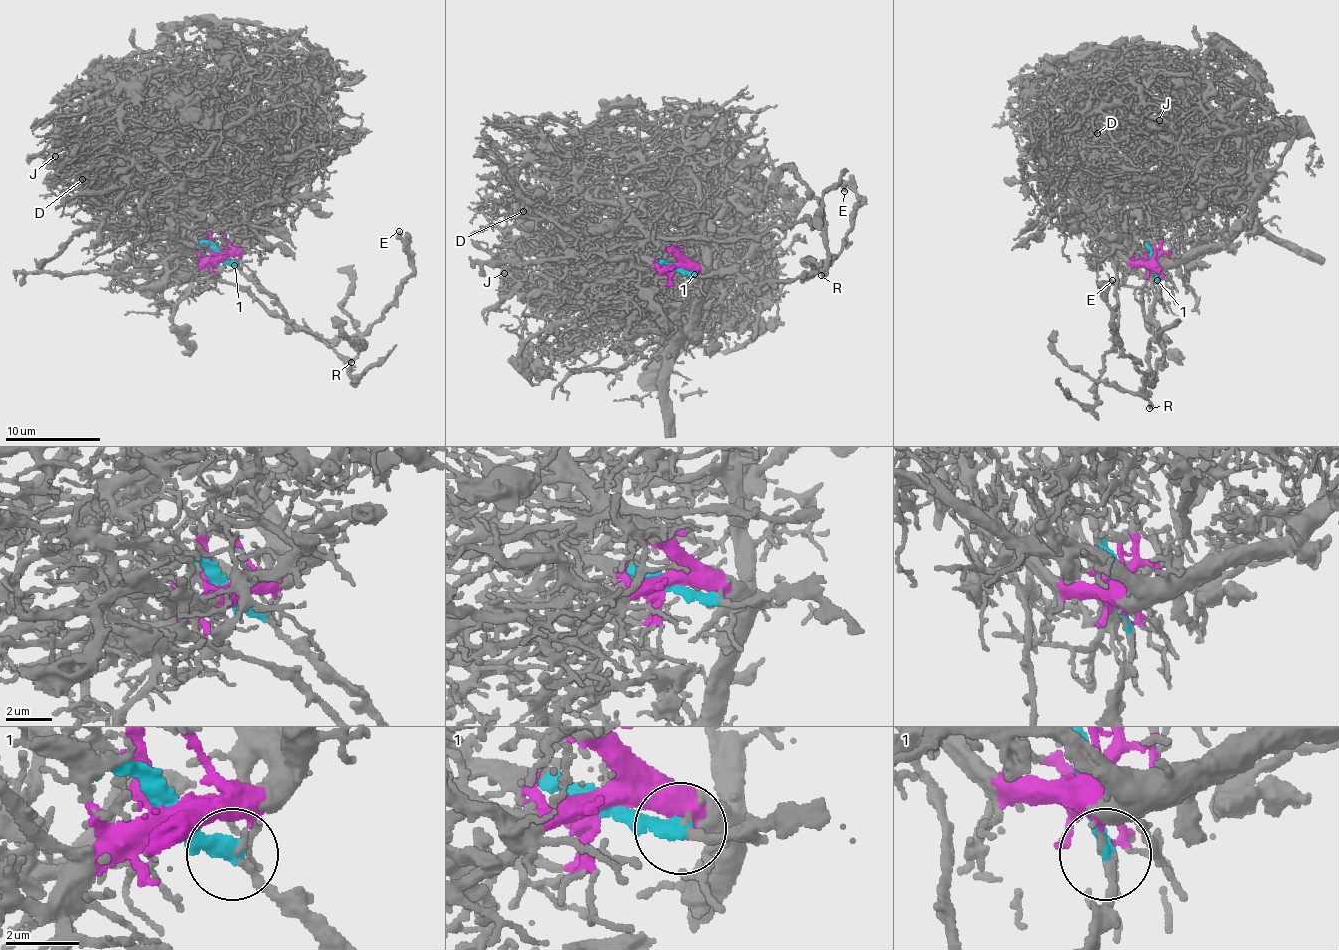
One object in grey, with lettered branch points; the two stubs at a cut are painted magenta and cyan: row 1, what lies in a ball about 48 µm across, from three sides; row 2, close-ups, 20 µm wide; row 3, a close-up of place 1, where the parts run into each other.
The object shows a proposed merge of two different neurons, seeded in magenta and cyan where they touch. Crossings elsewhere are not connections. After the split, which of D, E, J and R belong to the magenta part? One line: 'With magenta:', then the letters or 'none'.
With magenta: D, J

